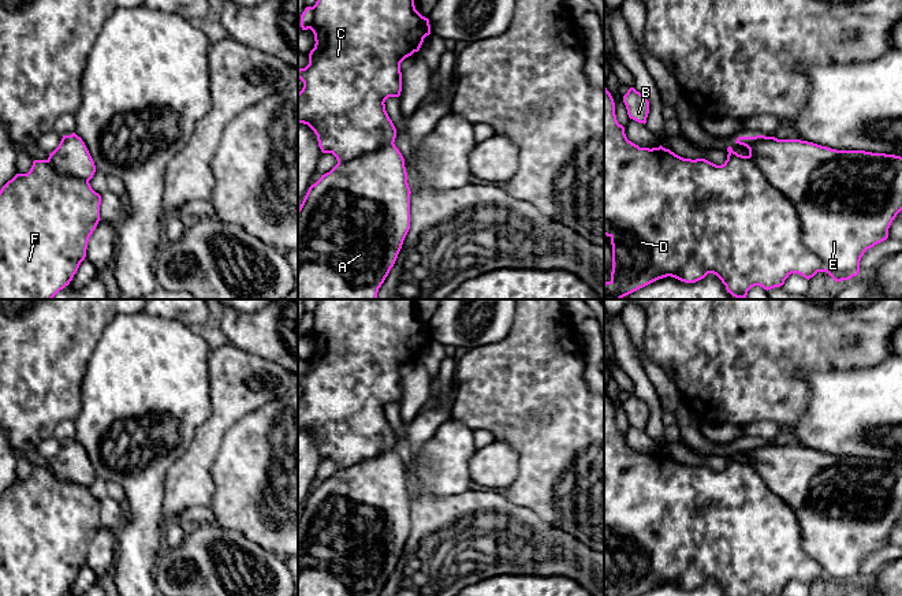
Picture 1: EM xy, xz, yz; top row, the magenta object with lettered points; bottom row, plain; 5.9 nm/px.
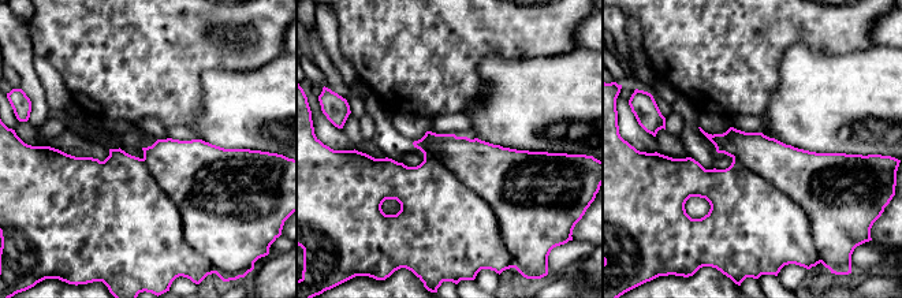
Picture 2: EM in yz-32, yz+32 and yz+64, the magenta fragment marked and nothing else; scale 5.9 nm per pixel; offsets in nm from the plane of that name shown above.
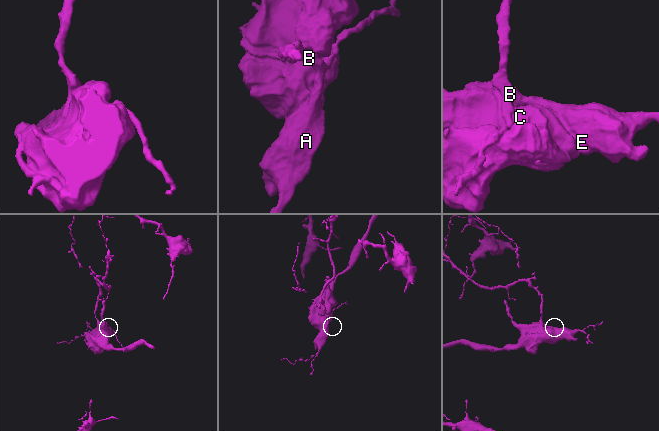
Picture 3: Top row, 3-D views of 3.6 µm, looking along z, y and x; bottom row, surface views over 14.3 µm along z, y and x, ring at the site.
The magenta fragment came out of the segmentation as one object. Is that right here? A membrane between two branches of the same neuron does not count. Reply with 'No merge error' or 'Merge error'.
Merge error

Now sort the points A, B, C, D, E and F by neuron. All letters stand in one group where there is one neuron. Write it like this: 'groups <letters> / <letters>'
groups A B E / C D F

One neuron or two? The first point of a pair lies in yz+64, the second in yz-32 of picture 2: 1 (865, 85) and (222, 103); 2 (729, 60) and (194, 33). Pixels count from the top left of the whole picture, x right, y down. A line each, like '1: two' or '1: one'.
1: one
2: one

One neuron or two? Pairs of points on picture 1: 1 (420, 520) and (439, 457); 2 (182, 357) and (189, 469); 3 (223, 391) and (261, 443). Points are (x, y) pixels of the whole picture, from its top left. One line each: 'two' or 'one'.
1: two
2: two
3: two

